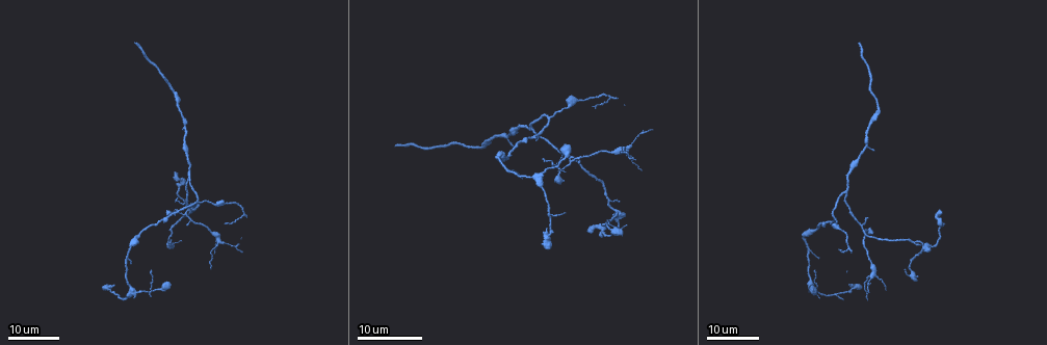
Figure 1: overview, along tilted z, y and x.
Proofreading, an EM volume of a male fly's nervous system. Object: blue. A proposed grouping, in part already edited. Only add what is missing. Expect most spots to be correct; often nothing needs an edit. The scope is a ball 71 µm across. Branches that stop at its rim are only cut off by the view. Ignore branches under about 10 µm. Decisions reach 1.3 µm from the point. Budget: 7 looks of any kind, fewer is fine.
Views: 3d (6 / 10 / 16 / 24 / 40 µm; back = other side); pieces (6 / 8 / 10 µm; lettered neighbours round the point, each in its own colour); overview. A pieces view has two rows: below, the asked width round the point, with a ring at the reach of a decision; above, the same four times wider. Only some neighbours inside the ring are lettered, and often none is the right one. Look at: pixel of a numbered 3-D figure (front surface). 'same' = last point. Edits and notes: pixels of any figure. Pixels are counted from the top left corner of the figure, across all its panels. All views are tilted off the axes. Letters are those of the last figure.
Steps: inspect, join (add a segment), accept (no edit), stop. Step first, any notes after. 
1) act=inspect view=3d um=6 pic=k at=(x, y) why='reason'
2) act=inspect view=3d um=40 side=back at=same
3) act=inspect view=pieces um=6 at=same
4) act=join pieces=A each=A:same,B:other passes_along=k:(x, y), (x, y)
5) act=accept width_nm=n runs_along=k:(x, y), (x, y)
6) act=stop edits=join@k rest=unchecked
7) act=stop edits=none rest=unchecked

act=inspect view=3d um=16 pic=1 at=(558, 182)

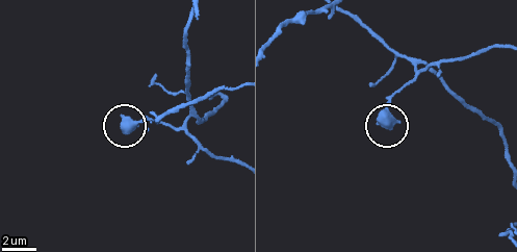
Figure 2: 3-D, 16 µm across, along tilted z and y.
act=inspect view=pieces um=8 pic=2 at=(389, 126)

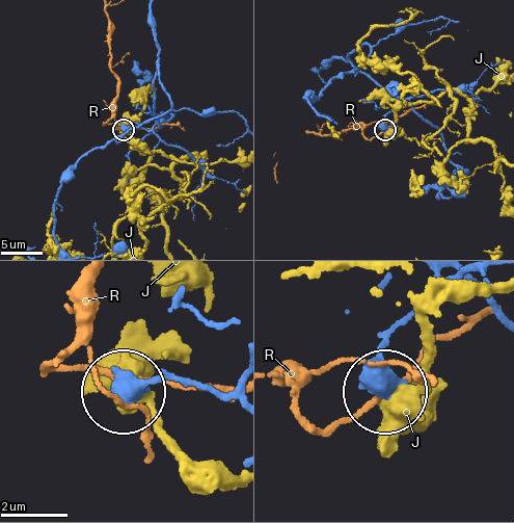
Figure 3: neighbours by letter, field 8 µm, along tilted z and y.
act=accept each=J:other,R:other found='none of them fits'

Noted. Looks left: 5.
act=inspect view=3d um=24 pic=1 at=(861, 288) why='long arm stops here'

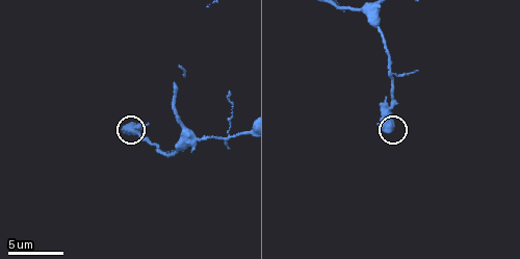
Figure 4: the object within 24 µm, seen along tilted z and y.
act=inspect view=pieces um=8 pic=4 at=(388, 130)

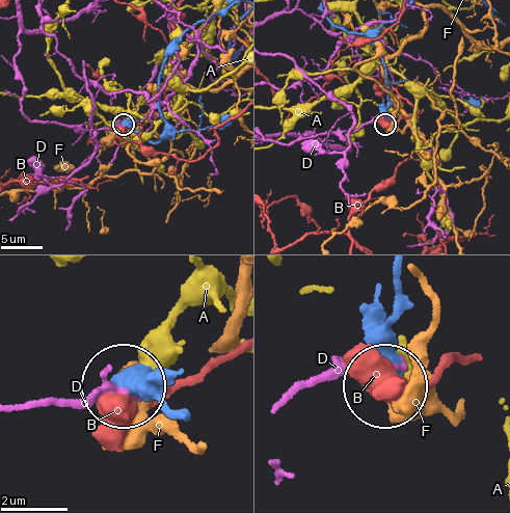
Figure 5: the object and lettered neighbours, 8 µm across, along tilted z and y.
act=accept each=A:other,B:other,D:other,F:other found='none of them fits'

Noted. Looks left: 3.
act=inspect view=3d um=16 pic=1 at=(167, 282) why='branch stops here'

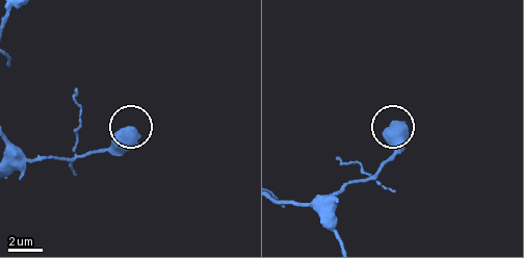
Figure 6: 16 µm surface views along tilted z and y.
act=inspect view=pieces um=6 pic=6 at=(131, 130)

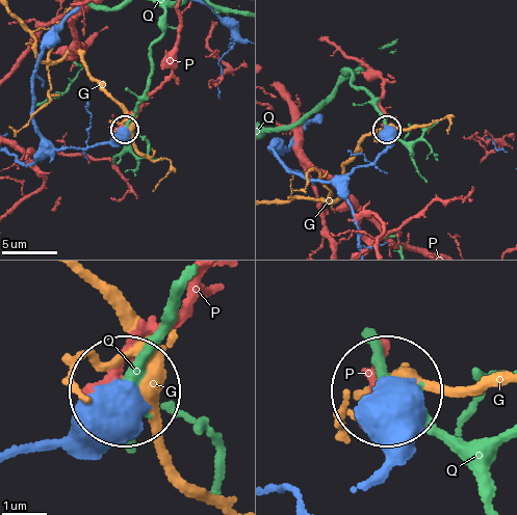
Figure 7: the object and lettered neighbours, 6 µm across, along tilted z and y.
act=accept each=G:other,P:other,Q:other runs_along=7:(14, 453), (68, 435), (124, 391) found='none of them fits'

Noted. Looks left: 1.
act=stop edits=none rest=unchecked

